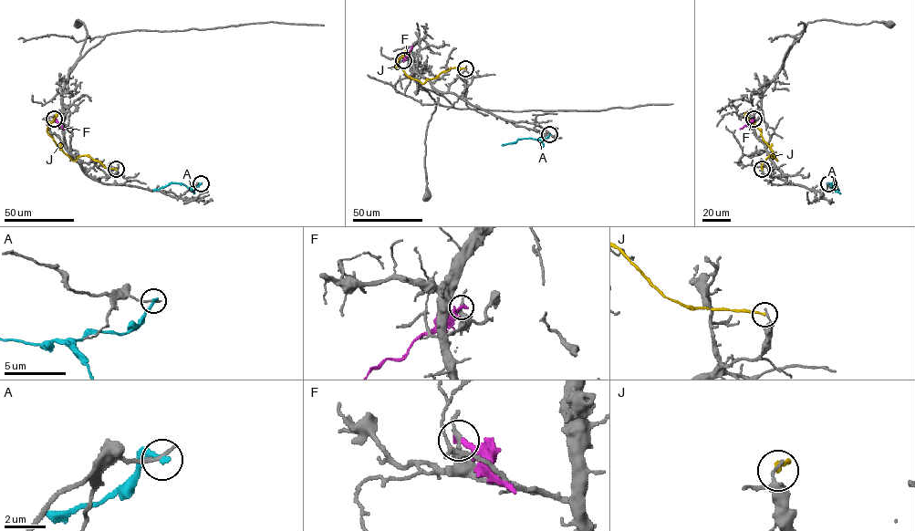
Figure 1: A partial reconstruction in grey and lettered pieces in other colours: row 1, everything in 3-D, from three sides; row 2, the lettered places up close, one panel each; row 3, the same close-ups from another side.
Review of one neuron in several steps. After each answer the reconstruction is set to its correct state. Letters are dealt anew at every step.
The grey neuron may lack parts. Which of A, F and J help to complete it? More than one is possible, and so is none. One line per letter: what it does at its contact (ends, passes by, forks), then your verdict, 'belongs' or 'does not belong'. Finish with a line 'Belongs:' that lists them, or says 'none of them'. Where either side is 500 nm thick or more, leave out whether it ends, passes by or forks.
A: it ends | does not belong
F: it ends | does not belong
J: it ends | does not belong
Belongs: none of them

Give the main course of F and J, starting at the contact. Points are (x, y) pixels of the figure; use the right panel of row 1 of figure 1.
F: (753, 119), (740, 129)
J: (762, 169), (762, 163), (770, 155), (777, 161), (763, 140), (761, 131), (744, 112)

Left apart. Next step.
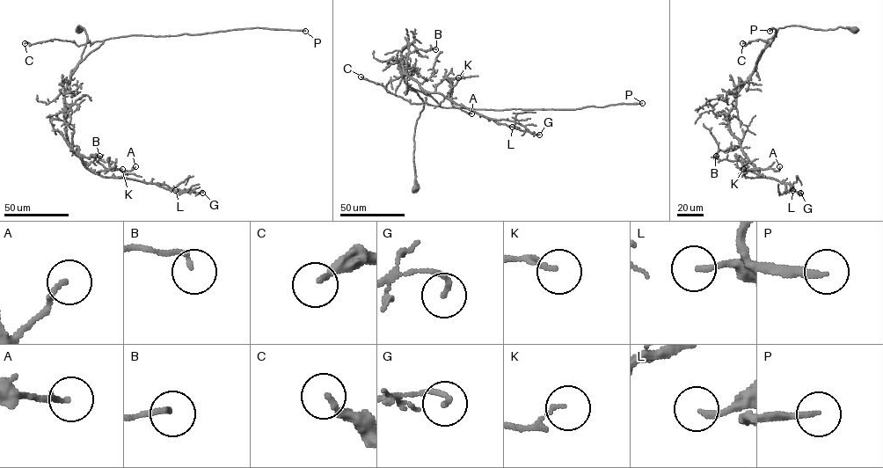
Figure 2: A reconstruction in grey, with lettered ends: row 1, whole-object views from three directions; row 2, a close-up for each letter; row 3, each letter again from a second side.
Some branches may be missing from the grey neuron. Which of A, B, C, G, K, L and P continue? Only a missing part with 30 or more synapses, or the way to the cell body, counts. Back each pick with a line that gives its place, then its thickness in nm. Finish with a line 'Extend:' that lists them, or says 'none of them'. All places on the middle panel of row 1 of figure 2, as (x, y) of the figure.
P: Place: (642, 103). Thickness 200 nm
Extend: P

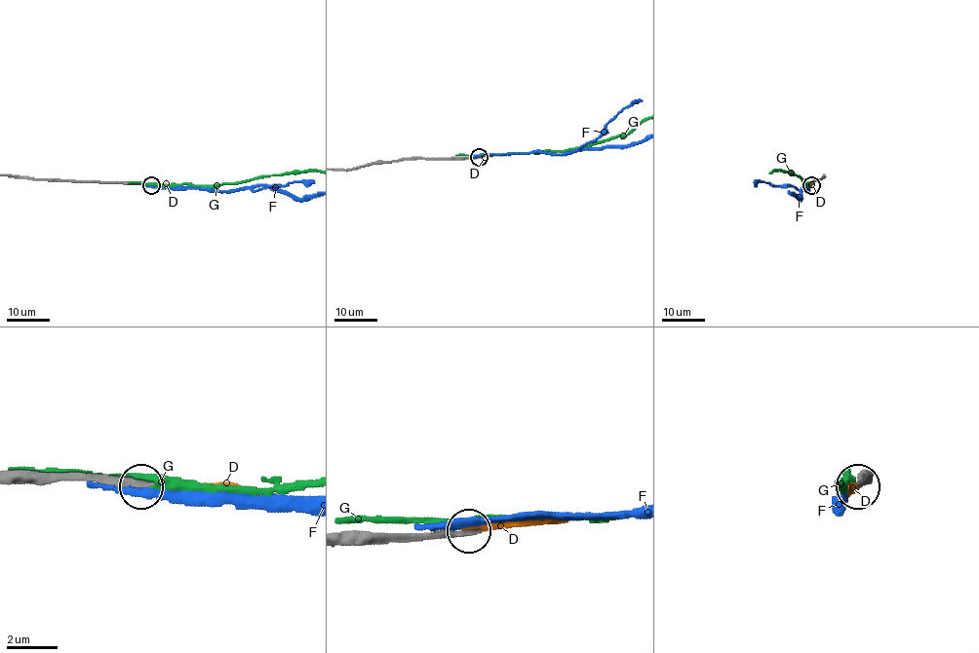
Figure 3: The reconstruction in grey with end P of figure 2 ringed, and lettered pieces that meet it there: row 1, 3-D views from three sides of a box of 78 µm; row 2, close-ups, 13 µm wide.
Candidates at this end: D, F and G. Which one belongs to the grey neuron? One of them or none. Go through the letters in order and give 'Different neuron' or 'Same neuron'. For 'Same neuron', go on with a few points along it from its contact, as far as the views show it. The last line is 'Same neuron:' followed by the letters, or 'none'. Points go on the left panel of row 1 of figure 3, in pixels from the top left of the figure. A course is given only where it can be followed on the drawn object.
D: Same neuron
F: Different neuron
G: Different neuron
Same neuron: D

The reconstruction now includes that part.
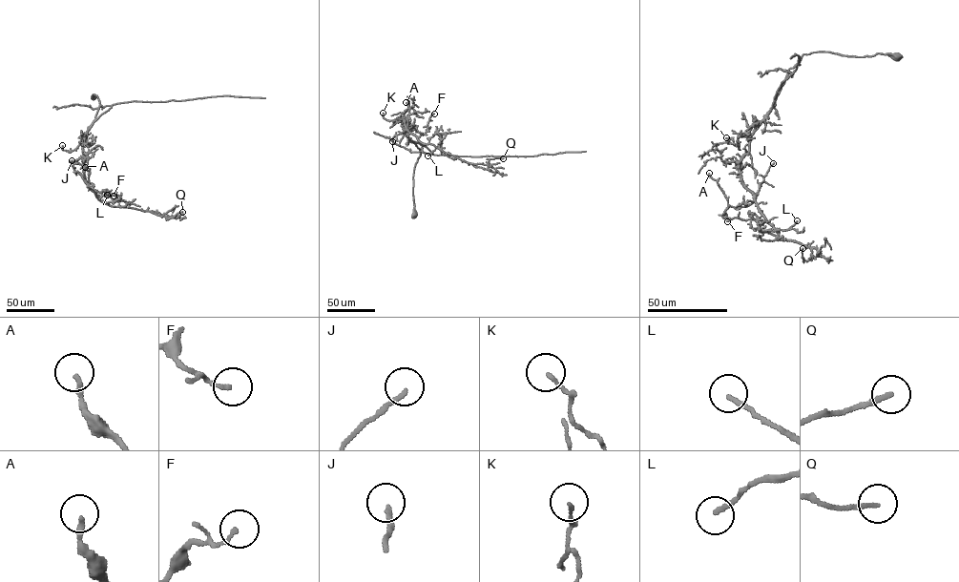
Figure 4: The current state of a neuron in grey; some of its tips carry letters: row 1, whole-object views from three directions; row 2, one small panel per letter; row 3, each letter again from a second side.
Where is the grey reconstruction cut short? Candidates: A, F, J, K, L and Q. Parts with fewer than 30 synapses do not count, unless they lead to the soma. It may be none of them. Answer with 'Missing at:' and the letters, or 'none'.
Missing at: none

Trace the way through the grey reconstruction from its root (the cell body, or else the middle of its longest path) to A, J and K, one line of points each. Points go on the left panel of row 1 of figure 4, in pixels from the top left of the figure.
A: (93, 97), (93, 93), (96, 95), (99, 104), (83, 144), (83, 175), (87, 187), (90, 172), (85, 167)
J: (93, 97), (93, 93), (96, 95), (99, 104), (83, 144), (84, 178), (74, 170), (72, 160)
K: (93, 97), (93, 93), (96, 95), (99, 104), (83, 145), (70, 152), (63, 150), (62, 145)

